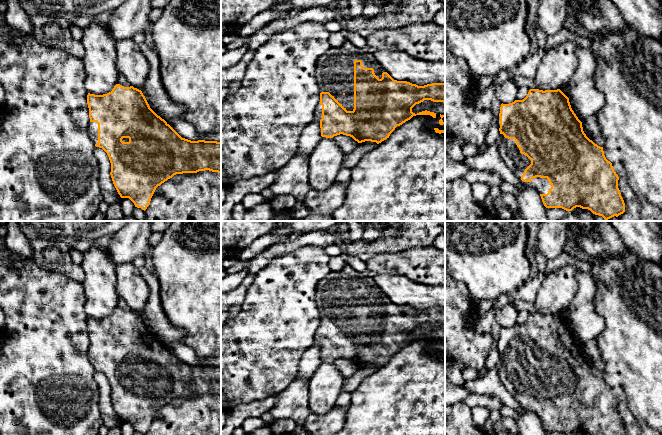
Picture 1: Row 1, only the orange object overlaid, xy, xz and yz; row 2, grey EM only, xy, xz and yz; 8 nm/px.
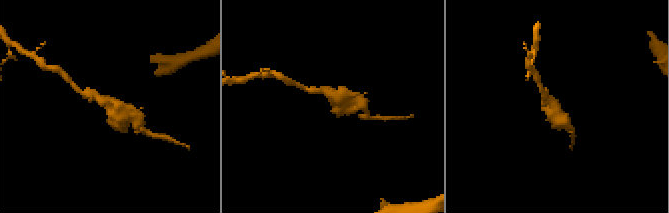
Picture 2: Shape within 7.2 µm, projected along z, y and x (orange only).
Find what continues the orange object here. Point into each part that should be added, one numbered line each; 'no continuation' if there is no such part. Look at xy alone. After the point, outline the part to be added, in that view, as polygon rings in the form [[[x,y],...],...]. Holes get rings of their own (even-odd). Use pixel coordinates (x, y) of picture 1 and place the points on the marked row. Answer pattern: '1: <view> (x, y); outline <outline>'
1: xy (93, 126); outline [[[90,122],[88,126],[89,136],[94,144],[98,142],[98,124],[96,122]]]

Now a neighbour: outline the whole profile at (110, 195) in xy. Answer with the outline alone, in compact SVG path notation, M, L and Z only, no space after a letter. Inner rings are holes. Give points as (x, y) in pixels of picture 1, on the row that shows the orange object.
M95 147L94 154L99 165L99 185L103 201L108 205L113 203L120 203L122 198L118 194L110 175L111 163L107 153L102 148Z

